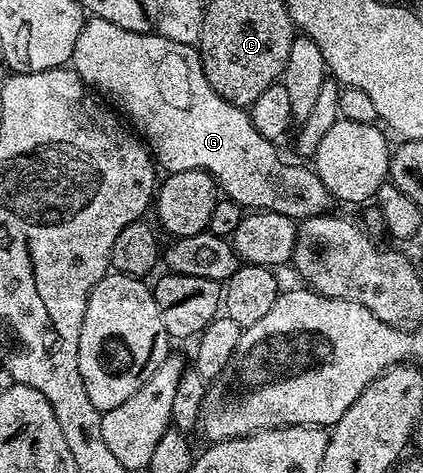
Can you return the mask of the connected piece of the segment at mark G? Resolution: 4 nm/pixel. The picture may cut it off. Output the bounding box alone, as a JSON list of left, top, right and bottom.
[70,17,331,220]

